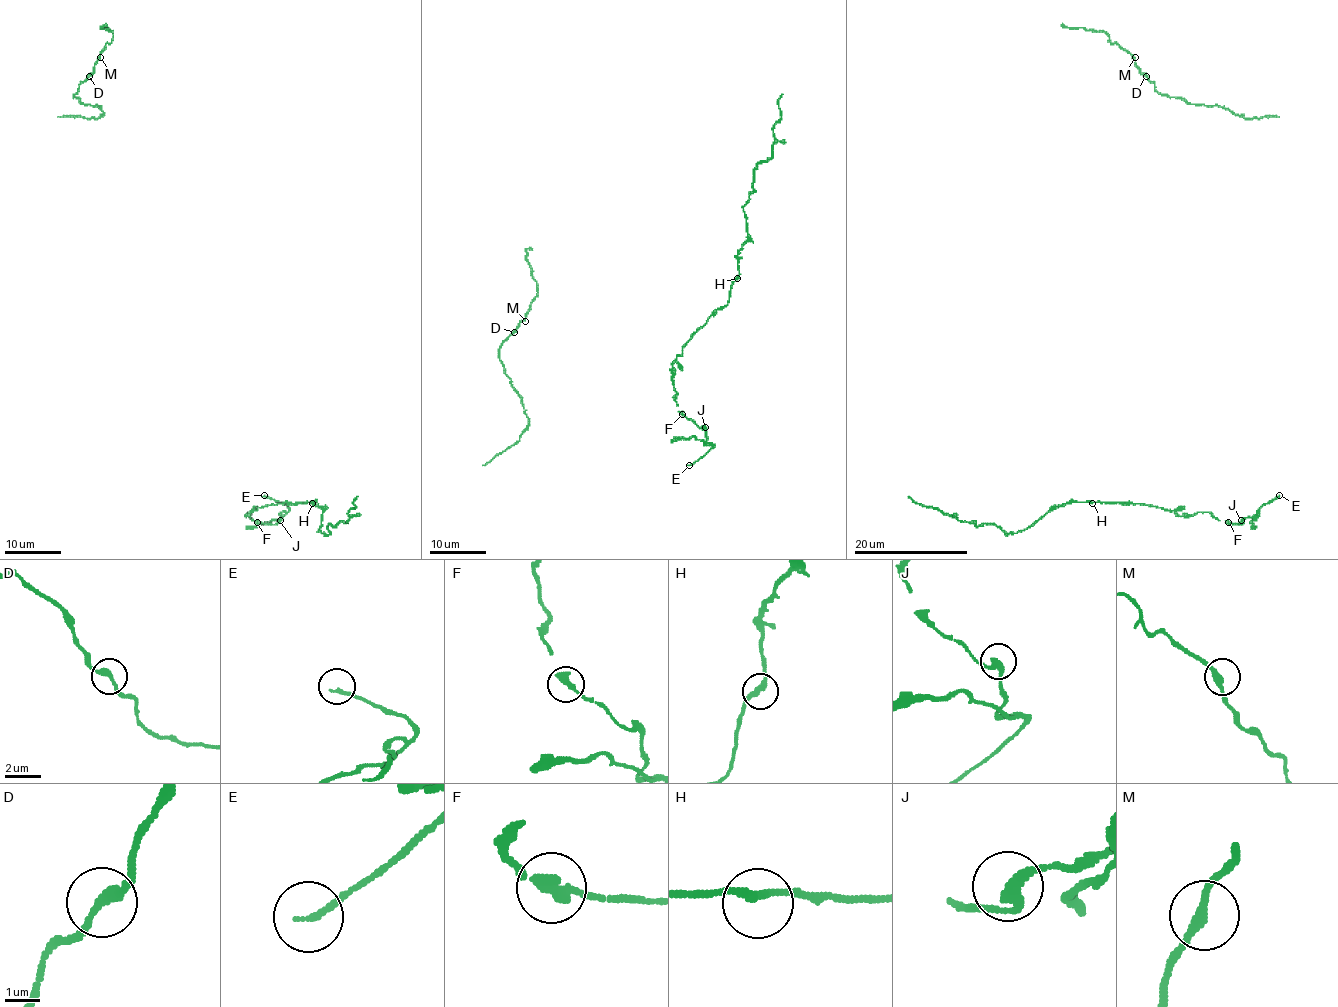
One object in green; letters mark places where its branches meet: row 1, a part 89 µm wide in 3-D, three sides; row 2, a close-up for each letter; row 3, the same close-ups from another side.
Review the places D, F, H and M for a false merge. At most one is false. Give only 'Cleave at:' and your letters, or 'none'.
Cleave at: none

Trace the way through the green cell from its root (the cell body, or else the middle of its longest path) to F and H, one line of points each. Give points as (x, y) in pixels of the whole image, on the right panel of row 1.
F: (1279, 495), (1262, 506), (1256, 517), (1245, 517), (1241, 525), (1228, 522)
H: (1279, 495), (1241, 525), (1218, 520), (1208, 512), (1178, 516), (1130, 502), (1092, 503)

